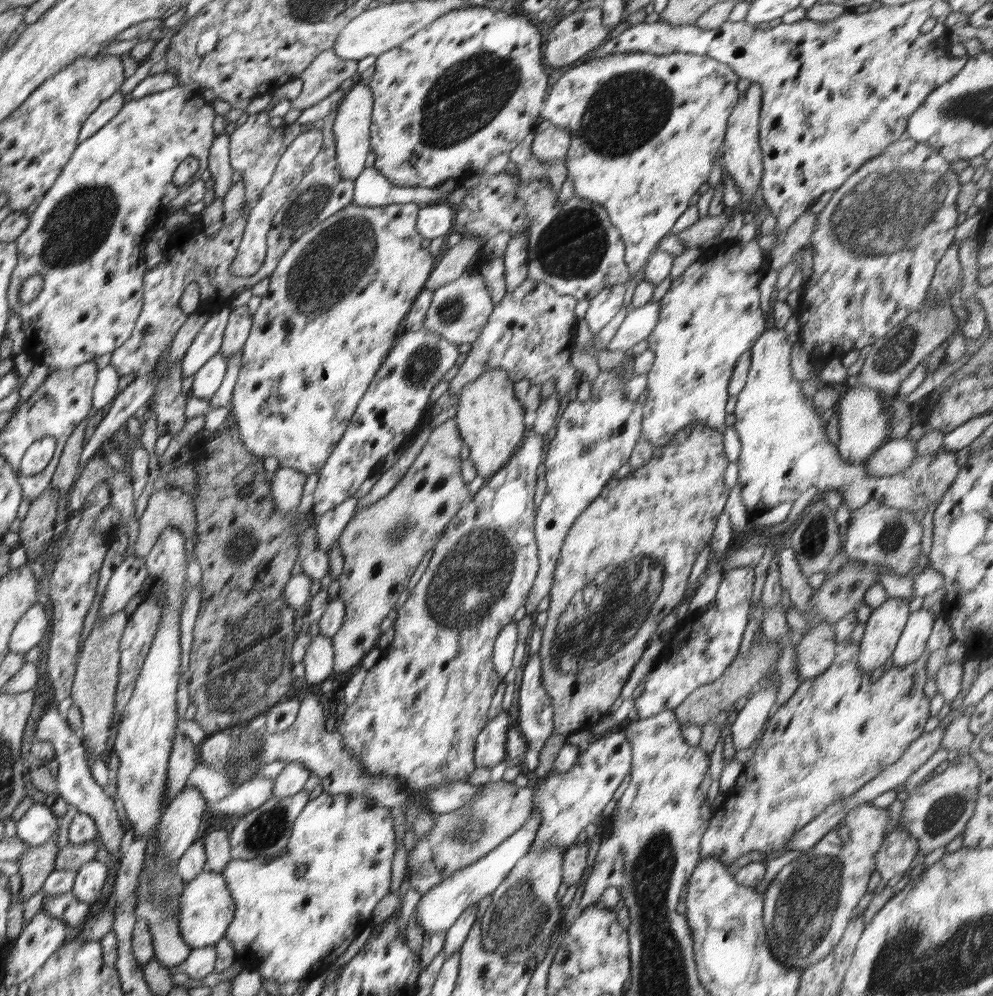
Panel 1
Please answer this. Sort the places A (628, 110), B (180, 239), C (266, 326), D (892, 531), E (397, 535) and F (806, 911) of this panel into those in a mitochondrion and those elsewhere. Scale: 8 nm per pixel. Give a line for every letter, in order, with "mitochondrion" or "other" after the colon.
A: mitochondrion
B: other
C: other
D: mitochondrion
E: mitochondrion
F: mitochondrion

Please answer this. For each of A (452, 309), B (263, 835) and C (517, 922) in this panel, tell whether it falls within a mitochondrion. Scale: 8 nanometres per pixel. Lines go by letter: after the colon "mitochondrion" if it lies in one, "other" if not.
A: mitochondrion
B: mitochondrion
C: mitochondrion

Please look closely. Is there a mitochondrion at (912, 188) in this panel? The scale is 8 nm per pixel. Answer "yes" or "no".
yes

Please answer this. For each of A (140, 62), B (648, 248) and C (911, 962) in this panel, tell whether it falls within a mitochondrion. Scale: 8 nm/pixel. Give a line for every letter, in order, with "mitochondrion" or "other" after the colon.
A: other
B: other
C: mitochondrion

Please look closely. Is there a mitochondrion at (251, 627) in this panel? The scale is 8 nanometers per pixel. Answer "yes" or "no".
yes

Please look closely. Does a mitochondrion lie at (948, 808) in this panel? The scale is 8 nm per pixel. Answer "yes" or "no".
yes

